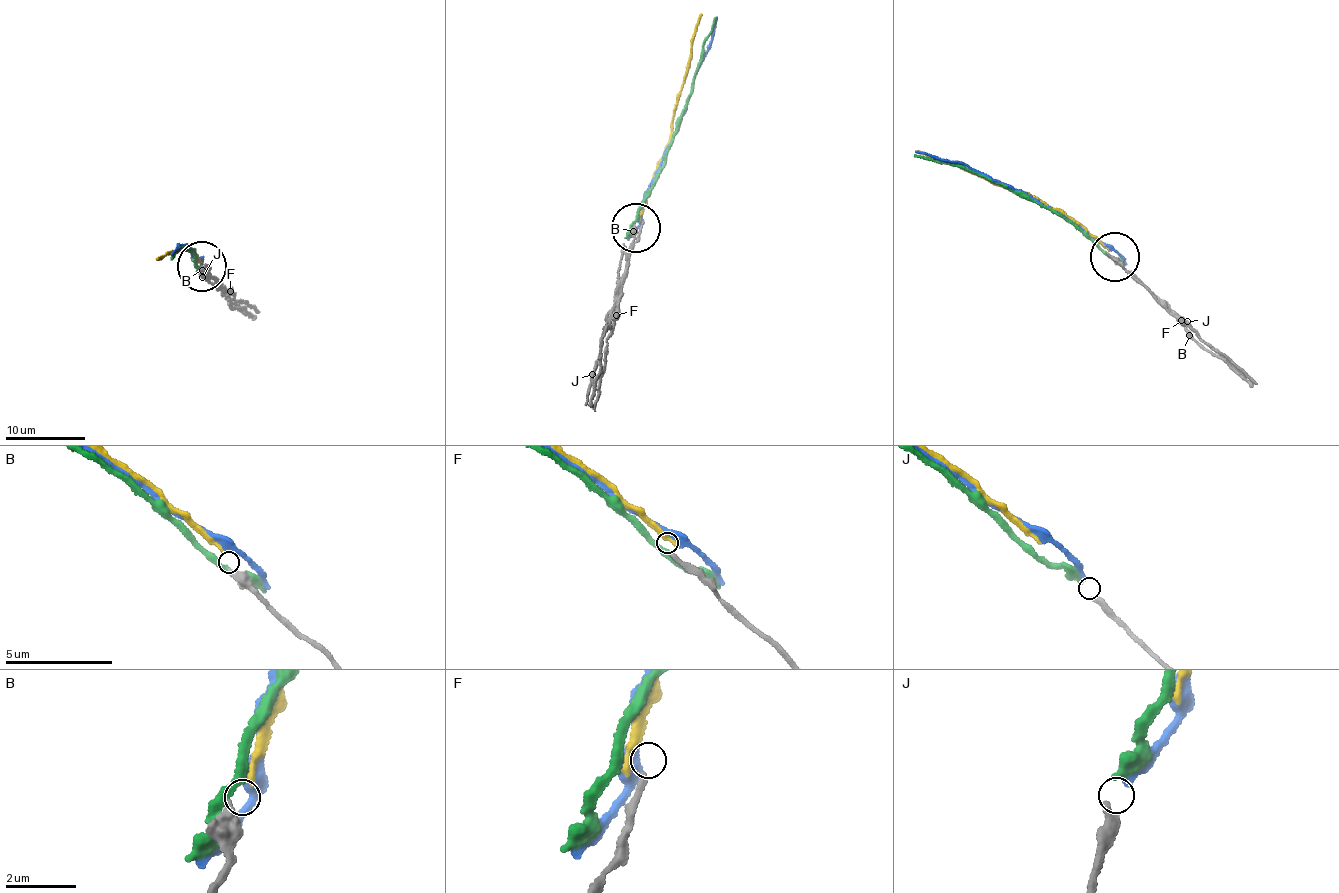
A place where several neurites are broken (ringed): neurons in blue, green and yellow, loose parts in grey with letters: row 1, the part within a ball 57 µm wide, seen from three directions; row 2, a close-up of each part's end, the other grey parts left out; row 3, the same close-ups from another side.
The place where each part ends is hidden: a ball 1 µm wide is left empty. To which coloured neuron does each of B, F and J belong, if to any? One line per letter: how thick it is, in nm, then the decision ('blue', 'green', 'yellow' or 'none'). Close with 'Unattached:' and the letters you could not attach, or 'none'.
B: calibre 460 nm; yellow
F: calibre 200 nm; none
J: calibre 300 nm; blue
Unattached: F

